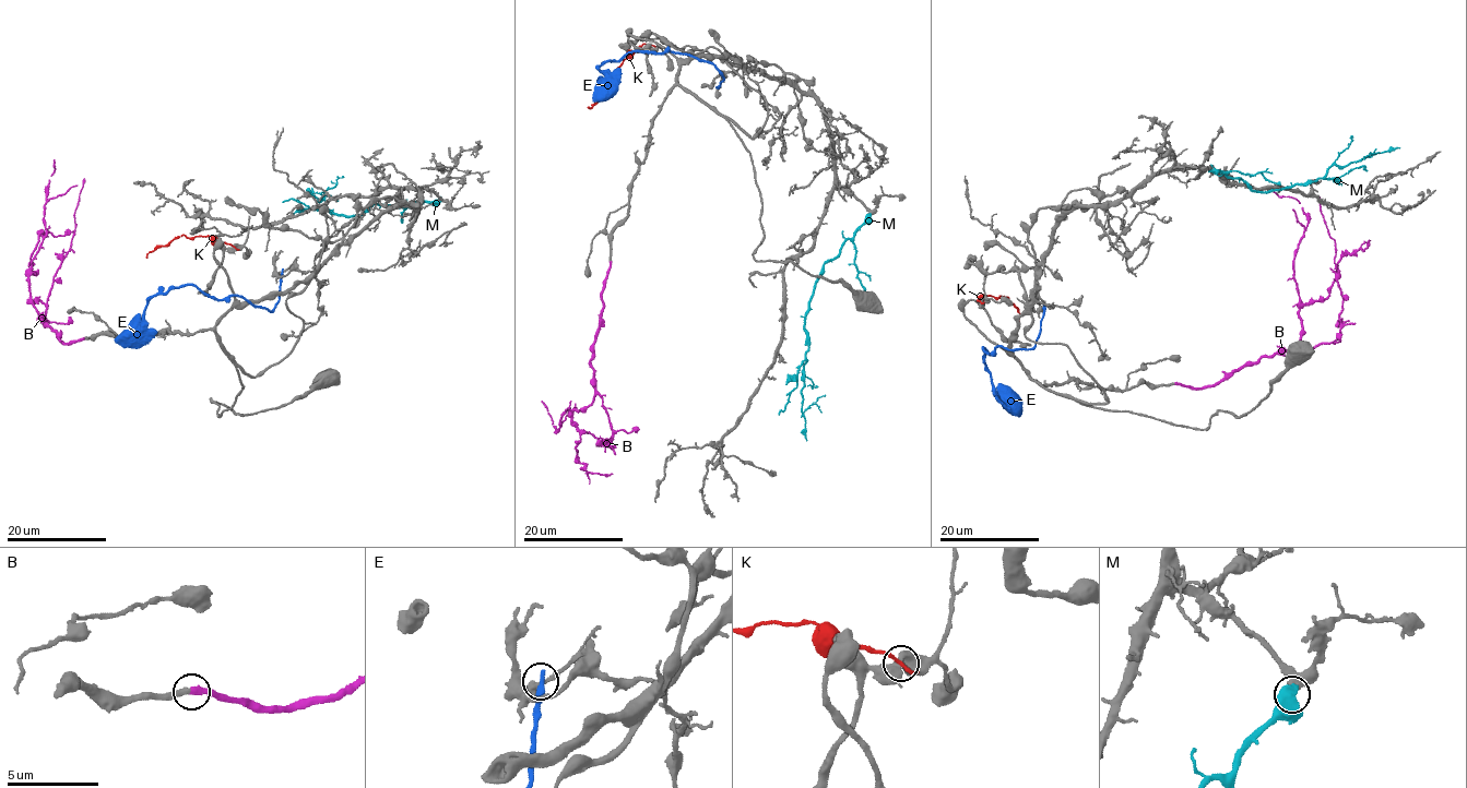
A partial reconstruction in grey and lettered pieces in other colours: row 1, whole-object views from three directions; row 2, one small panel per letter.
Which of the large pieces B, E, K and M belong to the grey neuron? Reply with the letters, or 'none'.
B

